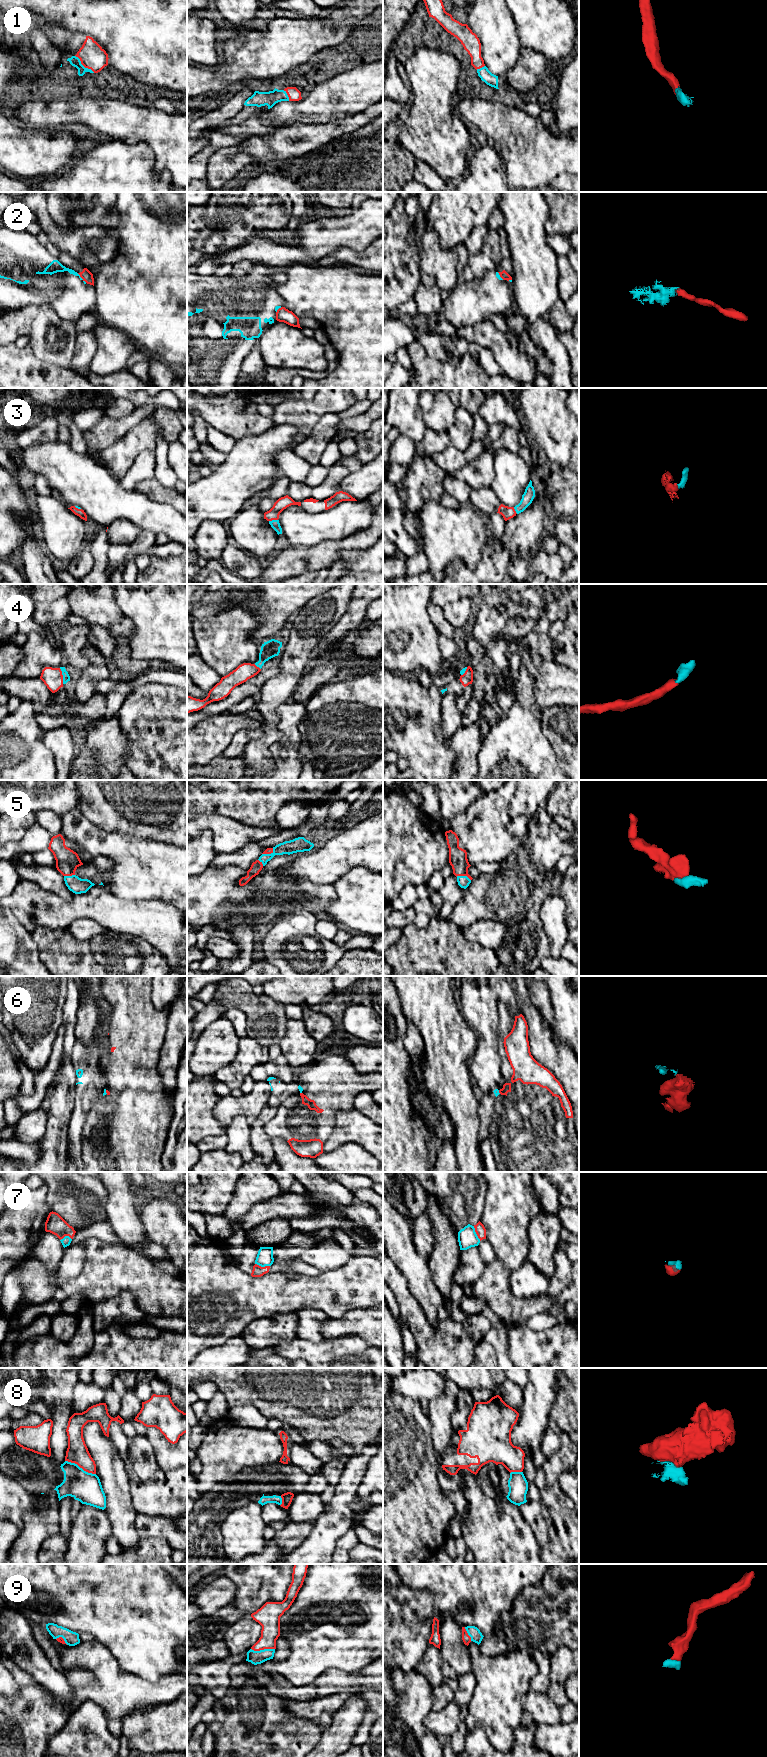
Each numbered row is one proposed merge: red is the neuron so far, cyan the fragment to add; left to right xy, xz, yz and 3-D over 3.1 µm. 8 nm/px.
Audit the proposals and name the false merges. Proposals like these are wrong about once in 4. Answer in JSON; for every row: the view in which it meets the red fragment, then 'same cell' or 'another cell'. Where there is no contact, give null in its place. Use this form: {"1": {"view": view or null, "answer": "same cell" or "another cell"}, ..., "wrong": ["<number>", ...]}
{"1": {"view": "xy", "answer": "same cell"}, "2": {"view": "xy", "answer": "another cell"}, "3": {"view": "xz", "answer": "same cell"}, "4": {"view": "xy", "answer": "same cell"}, "5": {"view": "yz", "answer": "same cell"}, "6": {"view": "xy", "answer": "another cell"}, "7": {"view": "xz", "answer": "same cell"}, "8": {"view": "xy", "answer": "another cell"}, "9": {"view": "xz", "answer": "same cell"}, "wrong": ["2", "6", "8"]}

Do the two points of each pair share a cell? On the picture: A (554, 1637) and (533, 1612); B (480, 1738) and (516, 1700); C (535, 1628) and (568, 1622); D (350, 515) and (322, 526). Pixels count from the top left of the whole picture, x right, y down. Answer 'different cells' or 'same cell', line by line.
A: same cell
B: different cells
C: same cell
D: same cell

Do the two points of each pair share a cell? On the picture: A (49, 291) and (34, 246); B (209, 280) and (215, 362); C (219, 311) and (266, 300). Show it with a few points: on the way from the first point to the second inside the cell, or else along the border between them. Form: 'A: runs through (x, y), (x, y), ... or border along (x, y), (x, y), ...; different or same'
A: runs through (45, 280), (45, 275), (34, 262), (34, 257); same
B: runs through (223, 300), (223, 342); same
C: runs through (231, 311), (240, 310), (254, 300); same

